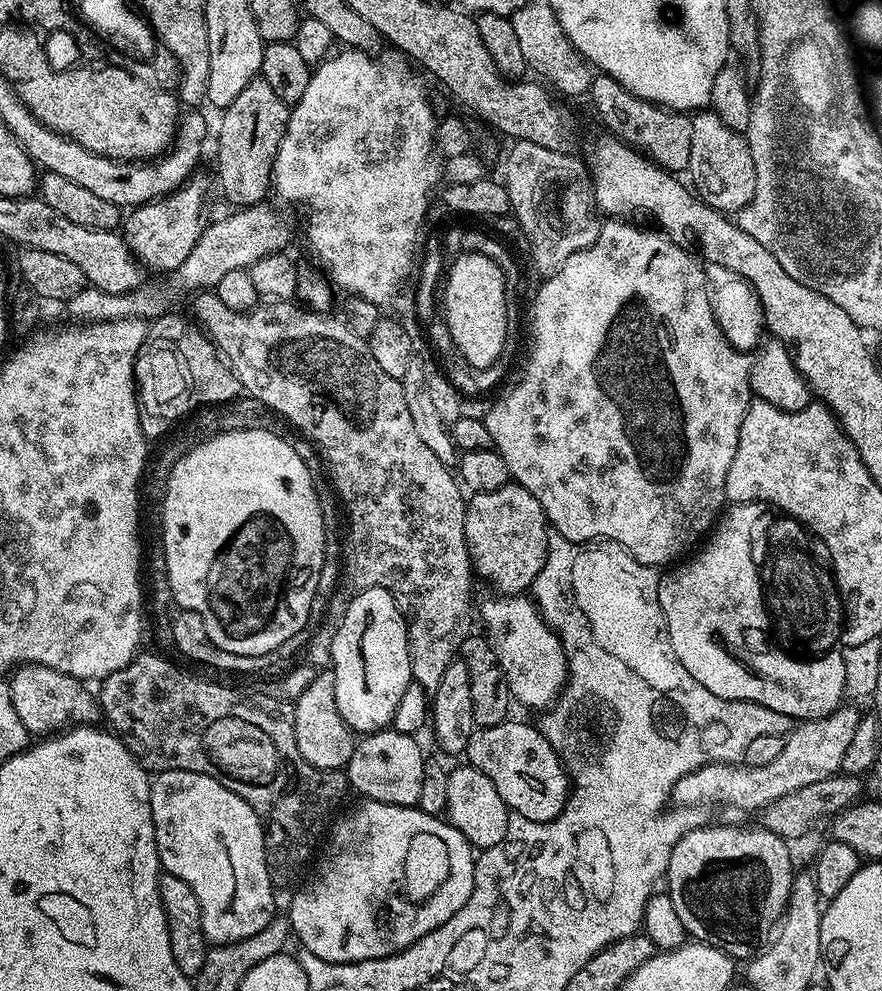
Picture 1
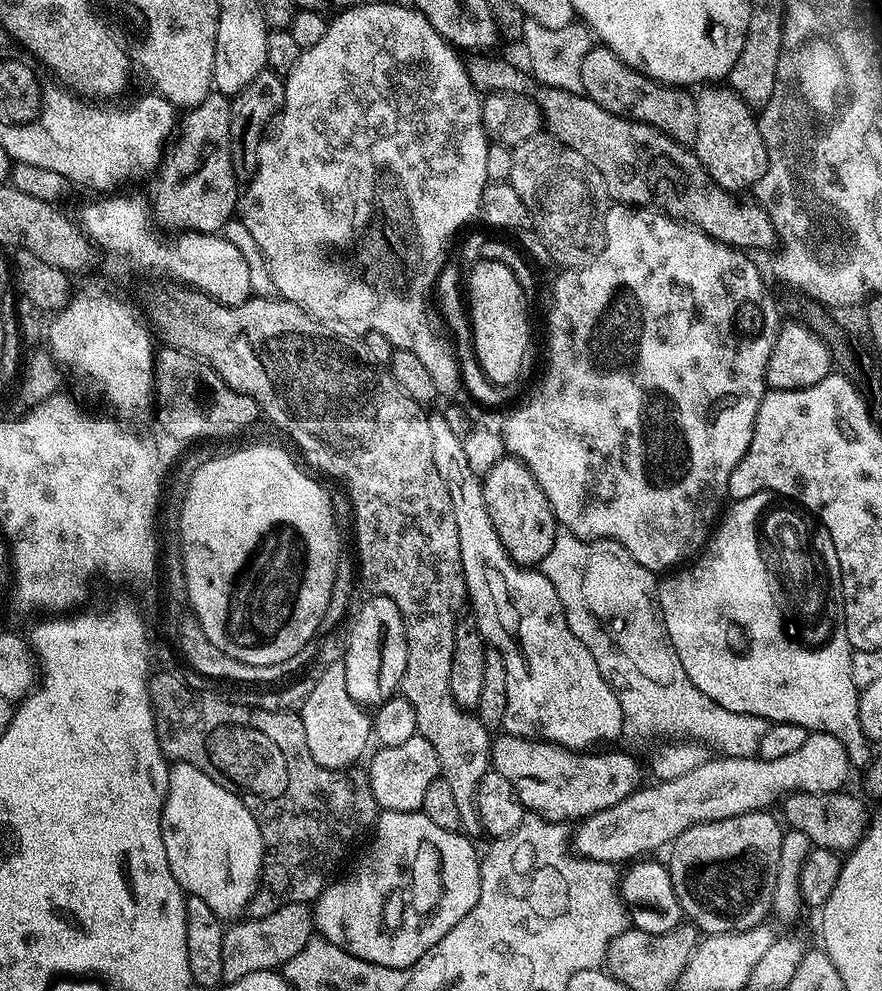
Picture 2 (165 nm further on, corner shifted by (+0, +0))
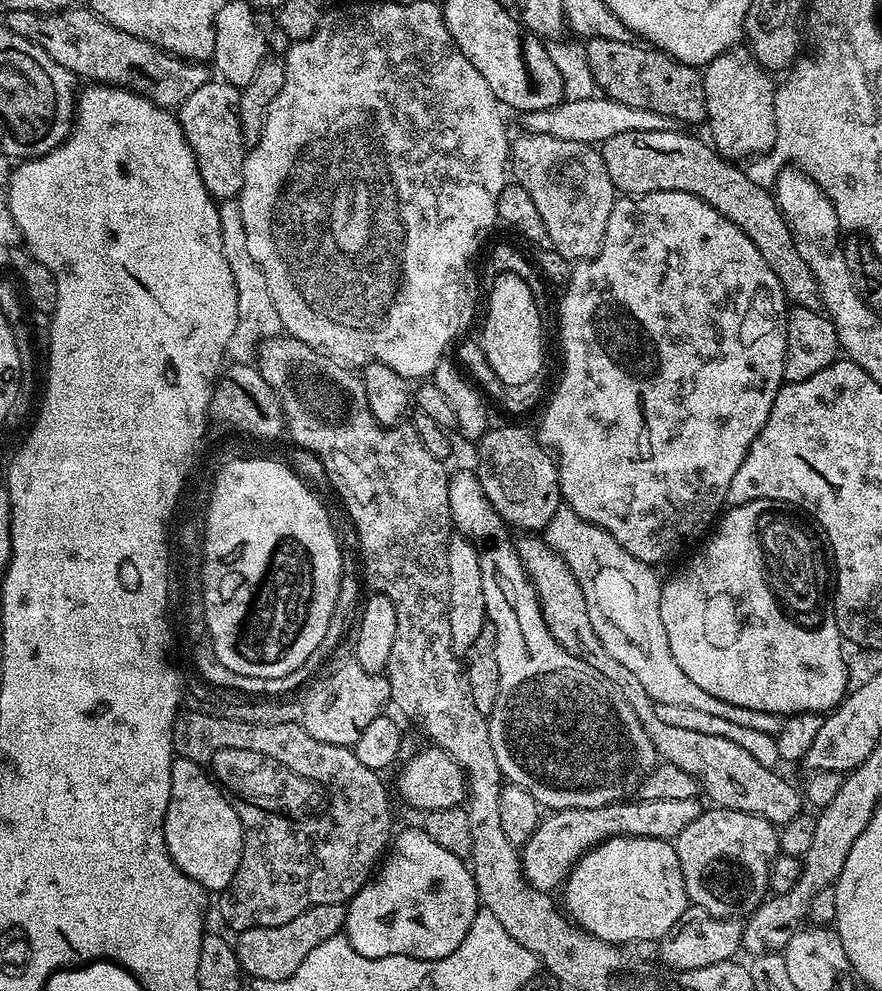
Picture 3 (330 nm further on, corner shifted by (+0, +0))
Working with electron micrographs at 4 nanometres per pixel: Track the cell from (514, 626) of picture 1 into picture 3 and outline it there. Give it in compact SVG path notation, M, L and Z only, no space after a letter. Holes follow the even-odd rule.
M471 467L464 468L461 472L455 473L453 471L448 478L448 493L450 494L450 514L455 531L459 535L467 536L480 549L482 595L486 597L488 624L496 635L496 653L498 654L498 702L488 716L488 741L490 746L494 746L494 758L498 758L501 777L507 783L522 786L522 790L530 790L530 794L534 794L534 798L544 810L561 812L567 808L601 808L629 799L643 784L645 778L656 769L658 763L654 746L646 734L646 730L642 728L642 722L638 722L638 714L634 714L634 710L630 710L630 702L626 702L626 698L622 698L622 694L618 694L618 690L614 690L614 686L610 686L610 682L606 682L606 678L602 678L602 674L598 674L598 670L594 670L594 666L586 663L581 656L570 654L557 642L554 634L550 634L550 630L546 626L546 618L542 618L538 594L534 590L528 571L525 570L518 558L513 537L508 537L510 535L509 529L506 527L504 519L497 514L492 503L486 498L475 471Z

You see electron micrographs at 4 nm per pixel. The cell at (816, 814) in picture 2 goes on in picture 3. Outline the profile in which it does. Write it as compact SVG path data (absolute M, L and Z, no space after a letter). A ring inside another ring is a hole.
M524 534L515 541L516 553L522 566L528 571L534 590L538 594L538 602L542 610L542 618L546 618L546 626L550 634L570 654L581 656L586 663L594 666L626 702L630 702L630 710L638 714L638 722L650 738L657 757L665 764L678 766L678 770L686 770L700 782L700 787L712 799L715 807L738 810L764 817L772 824L782 826L792 818L801 815L804 807L802 792L795 788L784 776L779 776L776 768L767 768L756 761L754 754L738 746L730 738L717 738L711 734L701 734L694 730L685 730L678 726L669 726L658 719L656 701L646 694L642 682L622 662L618 662L606 651L606 646L598 642L598 634L594 634L594 626L590 626L590 610L586 610L586 598L582 598L582 586L574 578L570 566L547 544L543 535Z

